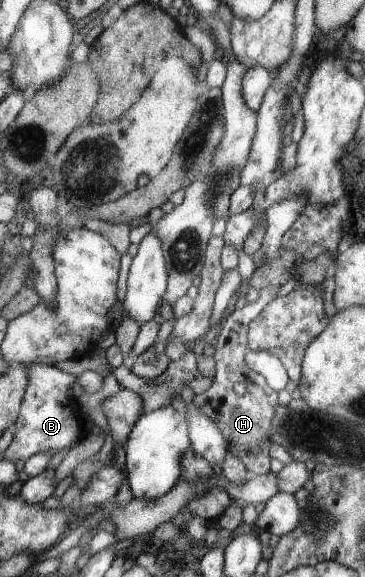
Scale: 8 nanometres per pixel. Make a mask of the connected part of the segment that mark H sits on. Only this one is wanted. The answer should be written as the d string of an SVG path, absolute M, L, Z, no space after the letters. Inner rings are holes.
M269 286L258 291L259 298L255 303L244 305L241 309L230 309L226 312L225 321L211 344L214 348L214 374L211 385L201 393L194 394L192 402L198 406L208 418L215 420L218 430L223 436L227 449L231 455L239 458L249 475L260 476L269 472L269 444L270 419L277 401L277 392L269 387L265 378L246 366L244 353L247 348L247 328L250 321L259 315L263 306L271 301L279 287ZM235 383L245 384L245 393L237 395L233 391Z

